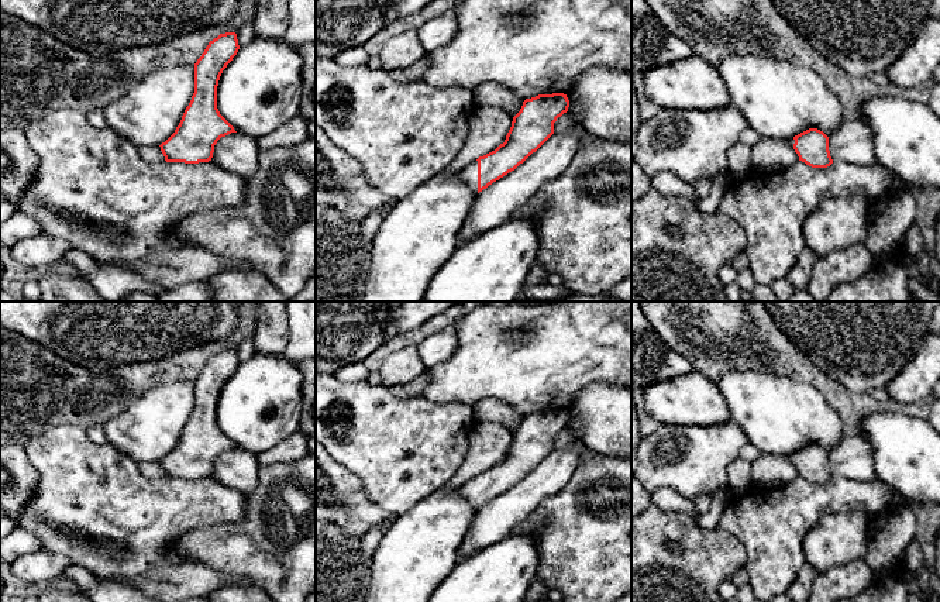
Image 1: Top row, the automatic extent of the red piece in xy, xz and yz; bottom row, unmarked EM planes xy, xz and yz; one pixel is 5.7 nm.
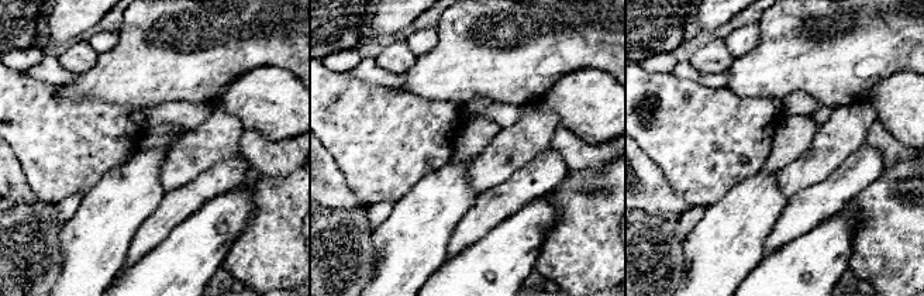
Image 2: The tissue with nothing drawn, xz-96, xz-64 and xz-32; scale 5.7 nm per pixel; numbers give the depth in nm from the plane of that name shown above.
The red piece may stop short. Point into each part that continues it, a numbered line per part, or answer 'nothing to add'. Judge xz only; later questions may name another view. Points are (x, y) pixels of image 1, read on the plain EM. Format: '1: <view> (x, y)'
1: xz (468, 491)

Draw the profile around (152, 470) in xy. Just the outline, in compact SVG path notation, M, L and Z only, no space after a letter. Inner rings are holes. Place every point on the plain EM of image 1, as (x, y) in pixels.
M144 461L138 464L141 474L151 479L161 479L165 477L165 472L159 461Z

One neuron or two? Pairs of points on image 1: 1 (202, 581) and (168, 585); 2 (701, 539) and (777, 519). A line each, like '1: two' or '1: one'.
1: one
2: two

